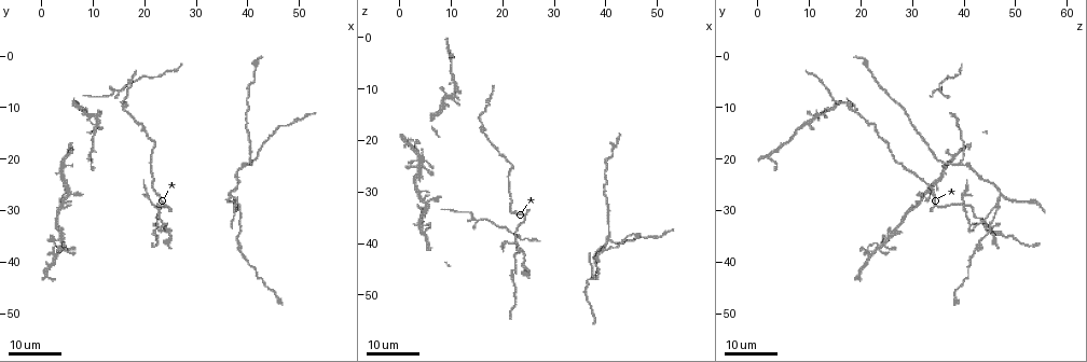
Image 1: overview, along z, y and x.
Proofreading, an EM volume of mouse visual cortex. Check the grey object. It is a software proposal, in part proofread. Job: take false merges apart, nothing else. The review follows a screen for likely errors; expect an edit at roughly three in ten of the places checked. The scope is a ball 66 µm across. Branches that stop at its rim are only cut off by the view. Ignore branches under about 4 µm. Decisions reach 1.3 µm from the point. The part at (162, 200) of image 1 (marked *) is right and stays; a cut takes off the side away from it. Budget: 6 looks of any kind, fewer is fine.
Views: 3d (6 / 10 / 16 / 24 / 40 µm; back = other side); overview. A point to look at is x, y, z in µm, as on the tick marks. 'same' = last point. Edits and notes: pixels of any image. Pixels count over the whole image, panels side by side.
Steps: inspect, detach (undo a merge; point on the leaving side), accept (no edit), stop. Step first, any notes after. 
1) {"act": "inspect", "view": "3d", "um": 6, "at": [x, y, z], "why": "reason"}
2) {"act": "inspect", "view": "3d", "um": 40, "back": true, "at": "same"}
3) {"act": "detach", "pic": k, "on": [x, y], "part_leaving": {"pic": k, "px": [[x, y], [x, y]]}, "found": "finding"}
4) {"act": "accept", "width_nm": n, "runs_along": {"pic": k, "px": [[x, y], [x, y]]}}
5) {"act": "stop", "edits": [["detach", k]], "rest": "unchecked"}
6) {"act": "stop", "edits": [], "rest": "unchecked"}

{"act": "inspect", "view": "3d", "um": 16, "at": [24.5, 29.5, 35.5], "why": "side arm on a straight run"}

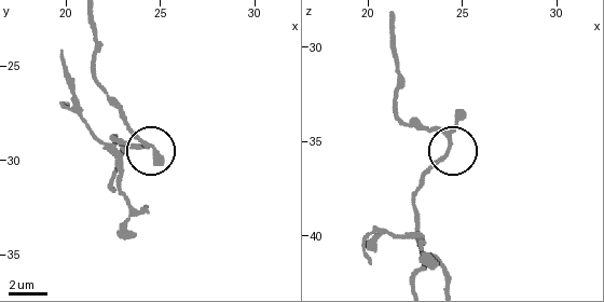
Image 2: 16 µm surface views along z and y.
{"act": "inspect", "view": "3d", "um": 10, "at": [24.3, 29.2, 35.2]}

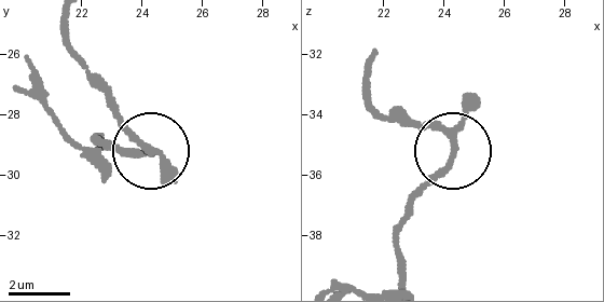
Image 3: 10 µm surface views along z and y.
{"act": "accept", "arms": 3, "found": "all the same neuron"}

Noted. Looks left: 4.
{"act": "inspect", "view": "3d", "um": 24, "at": [41.0, 20.5, 39.5], "why": "branch point"}

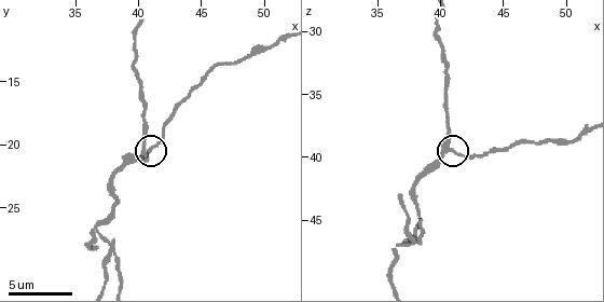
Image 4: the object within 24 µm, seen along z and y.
{"act": "inspect", "view": "3d", "um": 10, "at": "same"}

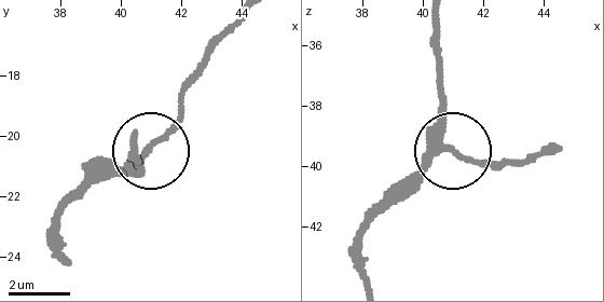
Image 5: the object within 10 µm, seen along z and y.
{"act": "accept", "width_nm": 300, "found": "one neuron here"}

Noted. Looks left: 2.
{"act": "inspect", "view": "3d", "um": 16, "at": [22.5, 29.0, 40.0], "why": "four or more arms meet"}

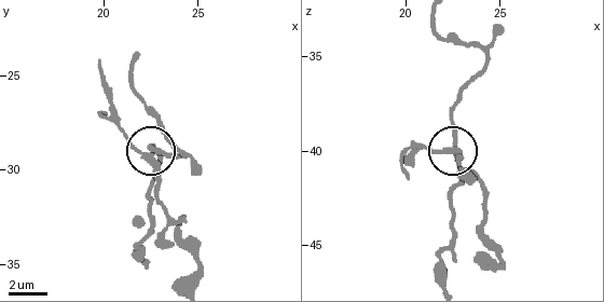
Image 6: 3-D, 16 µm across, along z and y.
{"act": "inspect", "view": "3d", "um": 10, "at": [22.7, 29.6, 40.1]}

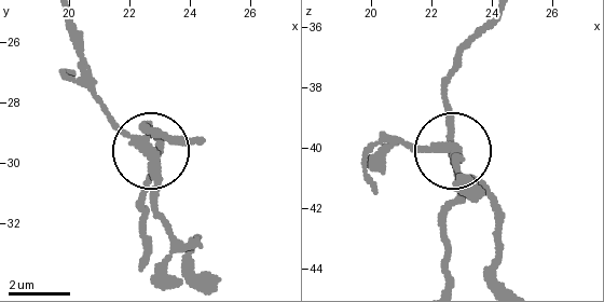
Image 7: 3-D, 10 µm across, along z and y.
{"act": "detach", "pic": 7, "on": [155, 190], "width_nm": 300, "found": "a second neuron is stuck on"}

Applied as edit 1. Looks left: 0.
{"act": "stop", "edits": [["detach", 7]], "rest": "unchecked"}

